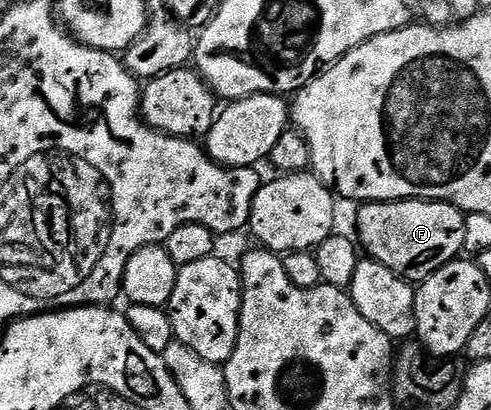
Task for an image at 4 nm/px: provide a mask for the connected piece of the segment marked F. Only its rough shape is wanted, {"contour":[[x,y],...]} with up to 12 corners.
{"contour":[[406,198],[358,210],[360,249],[410,284],[464,251],[466,213]]}

